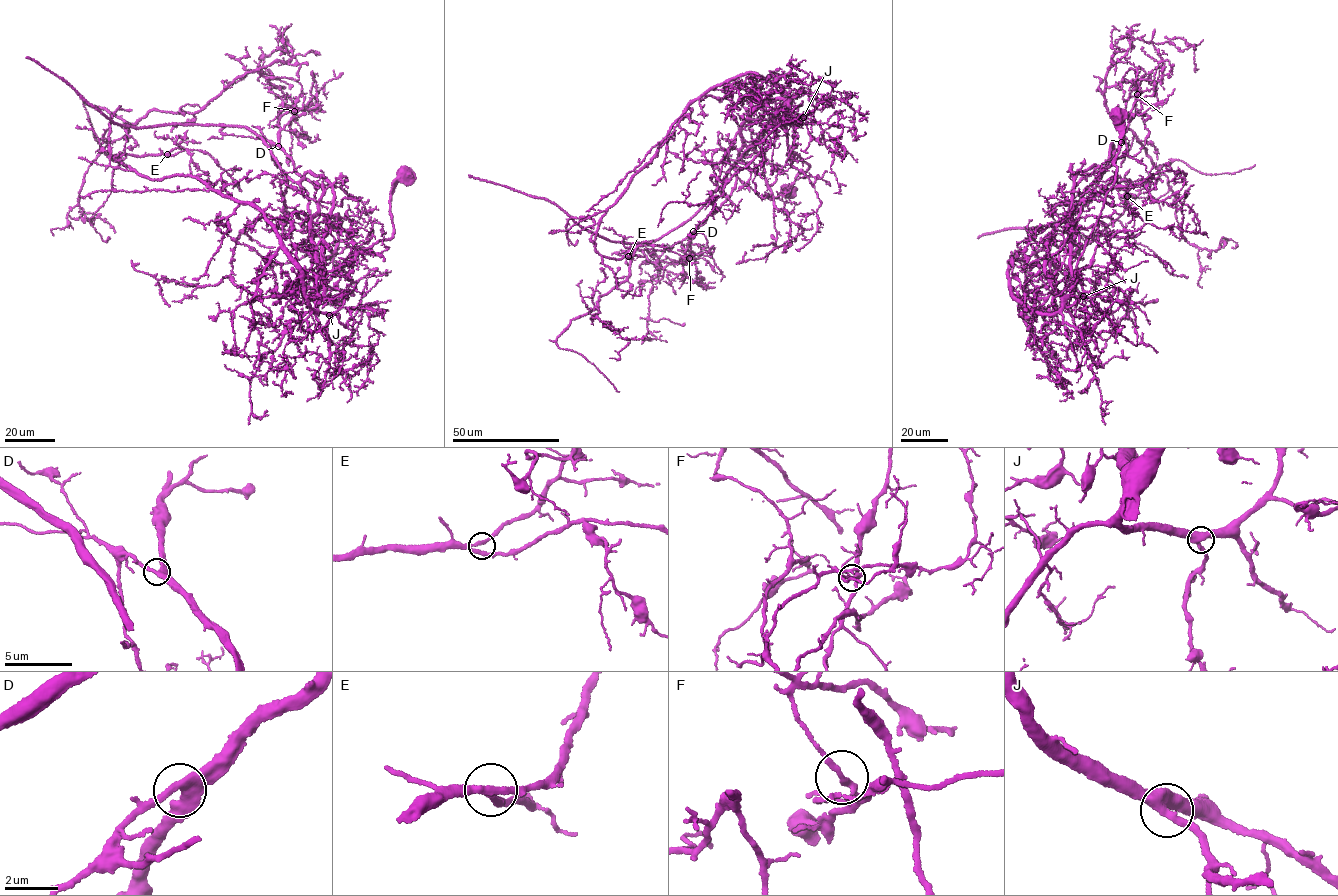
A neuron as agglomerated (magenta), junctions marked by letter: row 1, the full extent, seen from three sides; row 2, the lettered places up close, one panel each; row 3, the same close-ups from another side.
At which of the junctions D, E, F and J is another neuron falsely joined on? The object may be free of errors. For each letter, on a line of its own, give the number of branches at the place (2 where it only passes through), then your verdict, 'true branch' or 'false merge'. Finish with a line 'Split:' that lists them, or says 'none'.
D: branches 3; true branch
E: branches 3; true branch
F: branches 3; false merge
J: branches 3; true branch
Split: F

